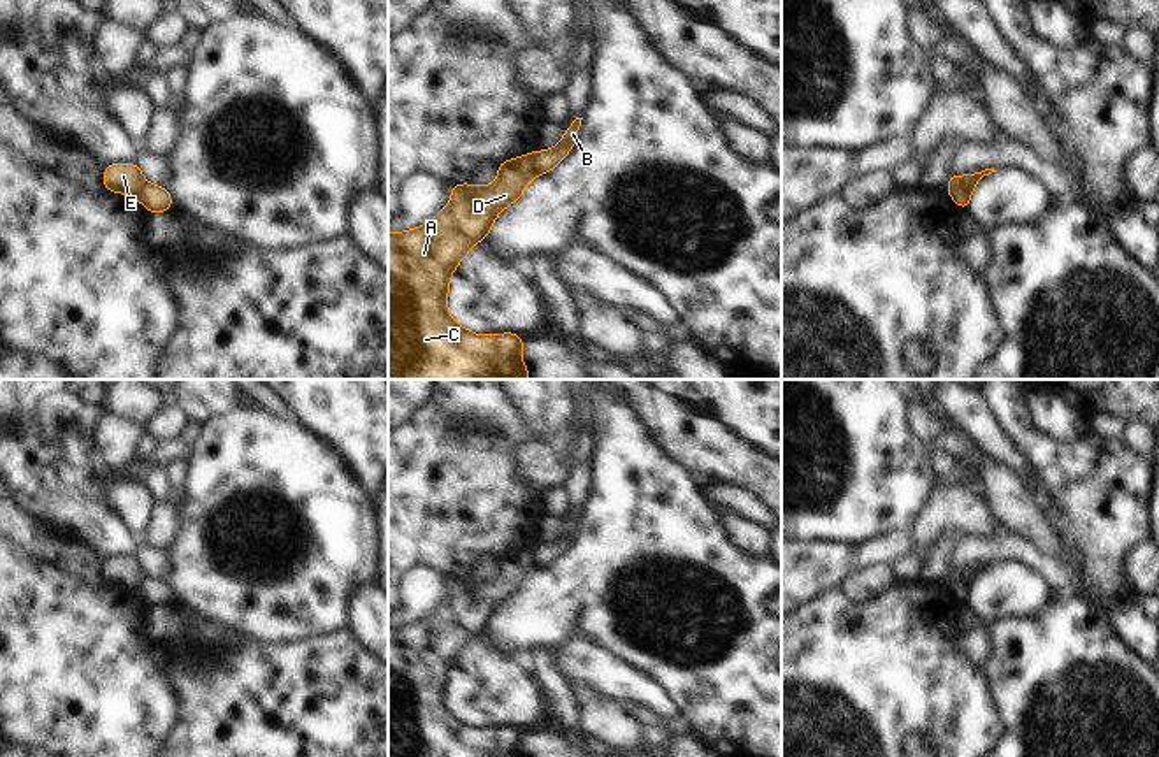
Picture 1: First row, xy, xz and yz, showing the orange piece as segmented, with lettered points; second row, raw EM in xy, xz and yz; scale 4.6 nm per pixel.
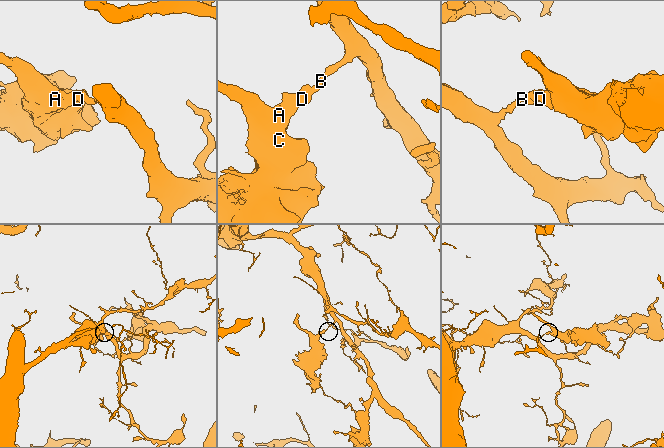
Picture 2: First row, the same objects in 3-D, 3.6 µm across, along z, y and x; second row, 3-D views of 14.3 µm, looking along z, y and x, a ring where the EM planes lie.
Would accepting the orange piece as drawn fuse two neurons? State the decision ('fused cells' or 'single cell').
fused cells

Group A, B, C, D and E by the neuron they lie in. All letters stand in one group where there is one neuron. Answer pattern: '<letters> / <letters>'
A C D E / B

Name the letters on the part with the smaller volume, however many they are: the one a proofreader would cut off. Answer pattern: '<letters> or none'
A, C, D, E

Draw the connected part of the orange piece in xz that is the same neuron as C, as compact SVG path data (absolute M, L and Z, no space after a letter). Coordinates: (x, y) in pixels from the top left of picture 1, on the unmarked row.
M536 544L502 555L497 562L495 578L451 578L451 595L432 615L388 627L388 757L523 757L523 732L518 727L472 727L446 701L453 662L490 627L497 608L518 594L529 574L539 569Z

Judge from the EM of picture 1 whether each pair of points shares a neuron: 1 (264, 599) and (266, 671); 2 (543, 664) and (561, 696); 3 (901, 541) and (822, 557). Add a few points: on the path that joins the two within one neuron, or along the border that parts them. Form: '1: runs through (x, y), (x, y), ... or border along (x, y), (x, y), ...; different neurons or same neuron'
1: border along (250, 638), (267, 643), (308, 641); different neurons
2: runs through (547, 671), (557, 689); same neuron
3: runs through (882, 548), (842, 557); same neuron

